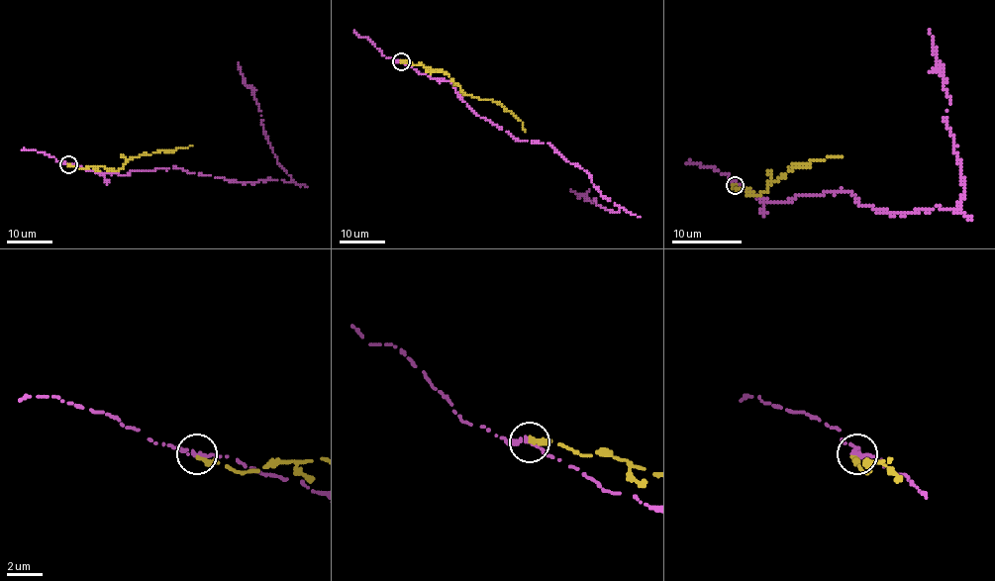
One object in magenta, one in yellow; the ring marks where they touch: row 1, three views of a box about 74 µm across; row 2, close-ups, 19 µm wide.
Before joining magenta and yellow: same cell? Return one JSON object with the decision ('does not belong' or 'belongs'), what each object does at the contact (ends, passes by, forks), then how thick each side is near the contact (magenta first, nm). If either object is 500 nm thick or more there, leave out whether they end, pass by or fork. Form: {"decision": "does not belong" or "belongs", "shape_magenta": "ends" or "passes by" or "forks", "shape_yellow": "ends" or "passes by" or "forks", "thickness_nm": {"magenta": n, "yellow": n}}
{"decision": "does not belong", "shape_magenta": "passes by", "shape_yellow": "ends", "thickness_nm": {"magenta": 200, "yellow": 340}}

